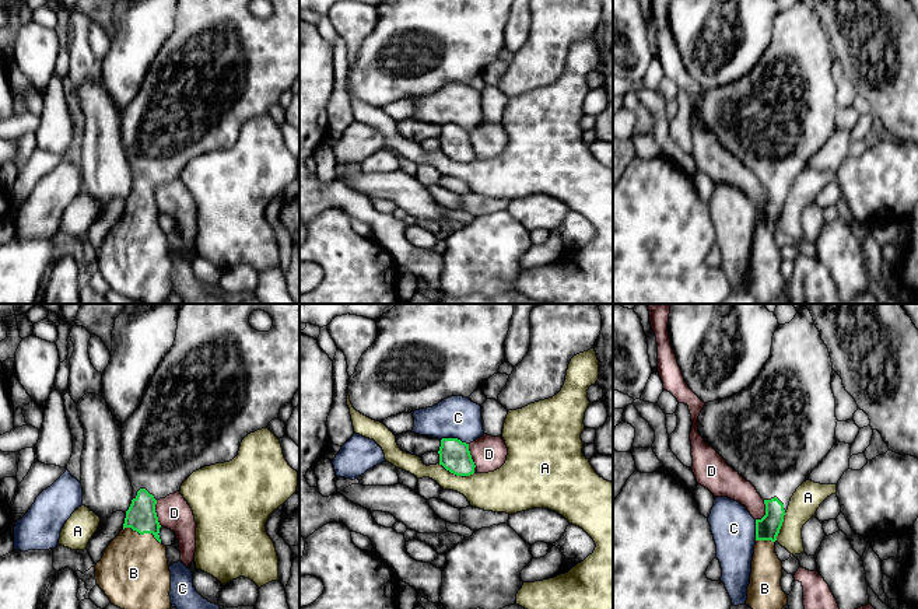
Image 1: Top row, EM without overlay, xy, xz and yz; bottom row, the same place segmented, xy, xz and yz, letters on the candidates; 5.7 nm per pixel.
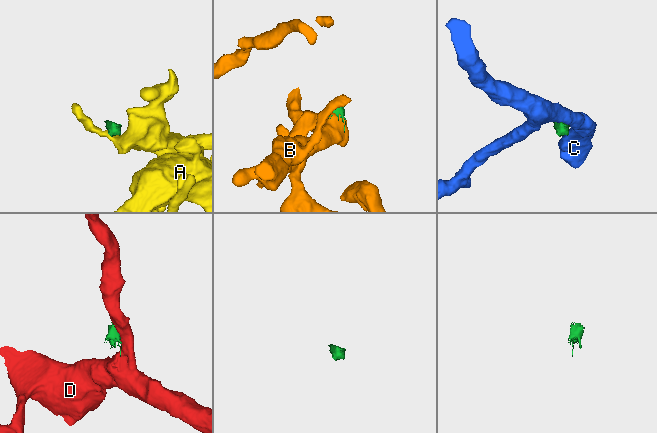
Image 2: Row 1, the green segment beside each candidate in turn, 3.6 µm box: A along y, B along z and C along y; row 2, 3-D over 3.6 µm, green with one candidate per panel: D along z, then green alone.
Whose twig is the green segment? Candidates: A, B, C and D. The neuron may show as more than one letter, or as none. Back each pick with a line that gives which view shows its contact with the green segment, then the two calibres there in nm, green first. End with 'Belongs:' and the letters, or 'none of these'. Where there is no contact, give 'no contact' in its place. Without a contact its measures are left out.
B: meets green in xy; 170 nm thick on the green side, 400 nm on the other
Belongs: B

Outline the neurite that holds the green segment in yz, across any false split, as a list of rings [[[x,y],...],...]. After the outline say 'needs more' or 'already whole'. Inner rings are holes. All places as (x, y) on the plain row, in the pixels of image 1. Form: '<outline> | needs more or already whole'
[[[796,0],[795,4],[785,11],[779,11],[772,22],[771,41],[767,46],[764,55],[760,62],[743,77],[736,81],[732,81],[725,85],[708,88],[704,91],[700,102],[698,102],[698,119],[704,125],[704,127],[711,132],[725,147],[733,154],[740,162],[743,162],[747,168],[750,168],[757,179],[761,182],[765,190],[765,202],[761,206],[756,206],[756,231],[754,241],[751,246],[751,260],[750,270],[747,273],[747,287],[749,291],[758,304],[770,304],[774,300],[781,300],[782,294],[788,290],[788,281],[782,277],[781,265],[782,265],[782,248],[778,245],[775,239],[775,227],[779,220],[779,216],[784,209],[784,202],[788,196],[791,183],[796,178],[796,175],[809,165],[812,157],[823,147],[823,144],[830,139],[835,129],[835,84],[831,76],[831,60],[833,60],[833,49],[828,39],[827,32],[820,24],[820,18],[814,11],[812,0]]] | needs more

